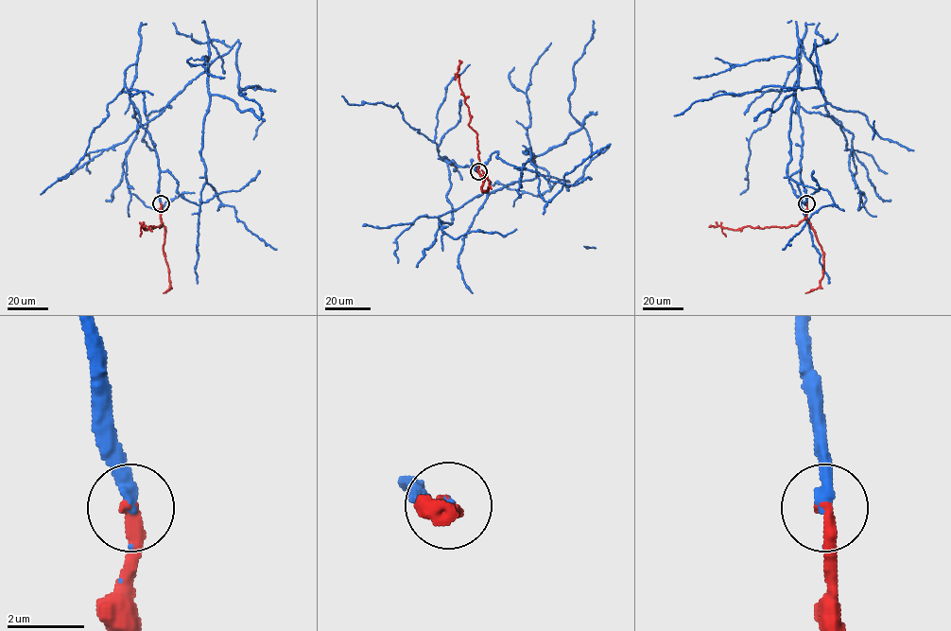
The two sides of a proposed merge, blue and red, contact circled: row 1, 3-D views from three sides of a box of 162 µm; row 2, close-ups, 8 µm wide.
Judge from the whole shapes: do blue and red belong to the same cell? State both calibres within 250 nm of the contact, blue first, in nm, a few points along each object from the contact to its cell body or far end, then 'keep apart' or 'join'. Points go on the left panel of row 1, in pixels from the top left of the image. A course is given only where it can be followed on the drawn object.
360 nm thick on the blue side, 360 nm on the other; blue runs (161, 203), (154, 143), (133, 107), (146, 124), (238, 41), (239, 87), (260, 87), (240, 94), (262, 115); red runs (161, 203), (162, 226), (148, 226), (146, 230), (144, 226); join

